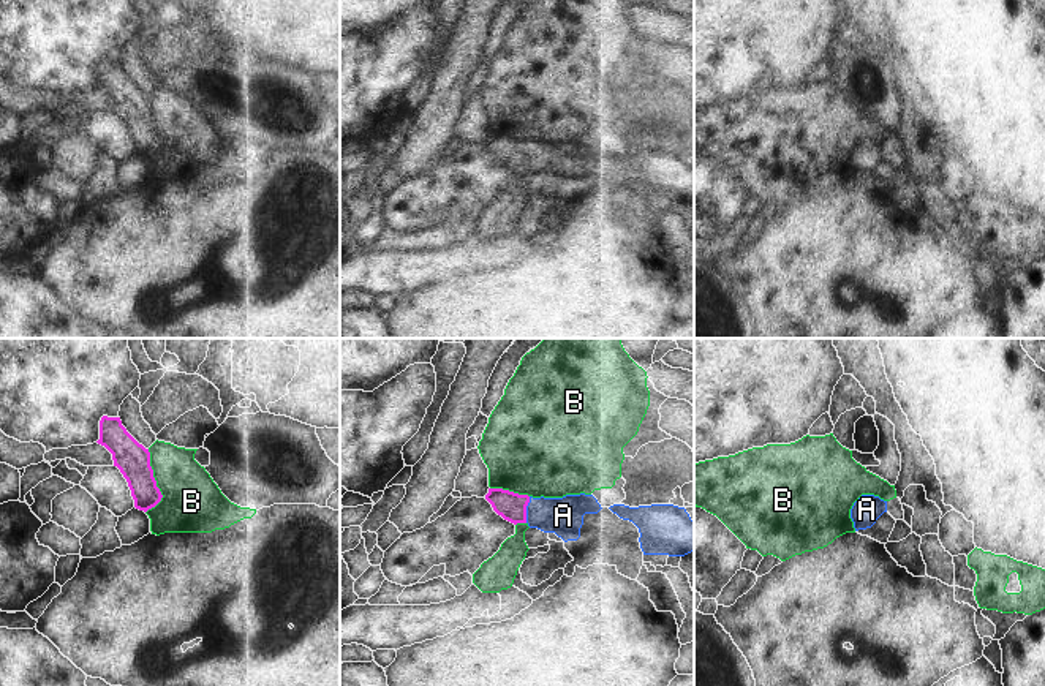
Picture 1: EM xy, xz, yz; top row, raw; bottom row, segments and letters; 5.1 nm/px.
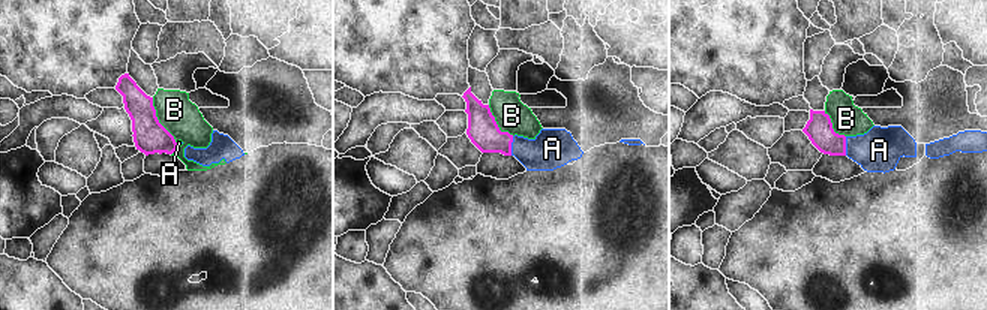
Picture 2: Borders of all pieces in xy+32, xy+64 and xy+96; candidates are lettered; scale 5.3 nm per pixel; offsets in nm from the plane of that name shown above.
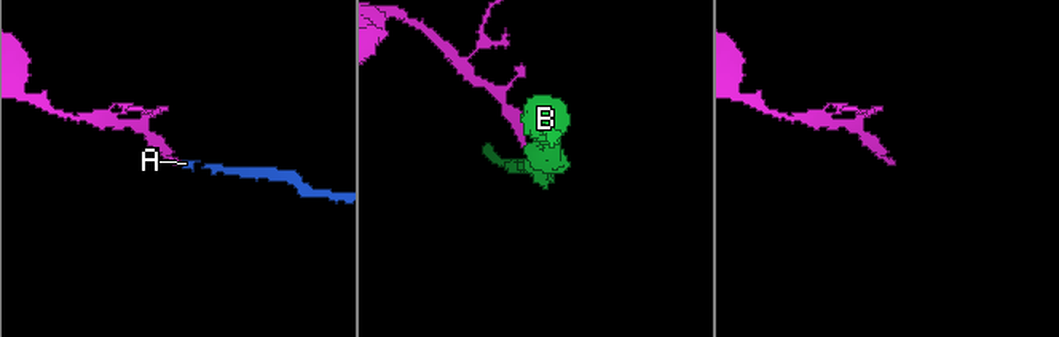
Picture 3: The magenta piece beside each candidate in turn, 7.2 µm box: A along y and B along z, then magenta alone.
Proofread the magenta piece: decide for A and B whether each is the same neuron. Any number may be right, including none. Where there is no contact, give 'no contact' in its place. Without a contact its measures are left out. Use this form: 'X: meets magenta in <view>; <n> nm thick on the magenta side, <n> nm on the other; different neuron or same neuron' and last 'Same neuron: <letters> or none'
A: meets magenta in xz; 150 nm thick on the magenta side, 190 nm on the other; same neuron
B: meets magenta in xy; 170 nm thick on the magenta side, 300 nm on the other; different neuron
Same neuron: A

